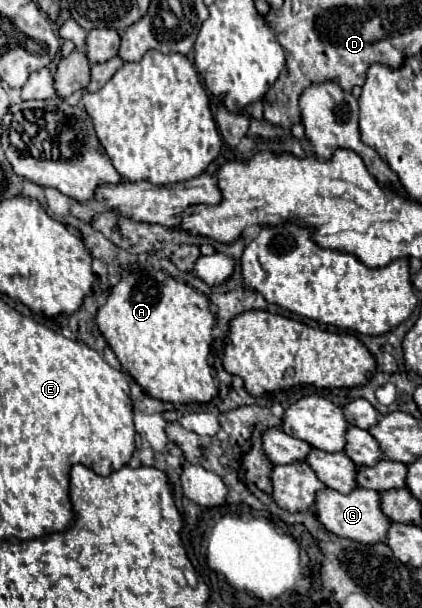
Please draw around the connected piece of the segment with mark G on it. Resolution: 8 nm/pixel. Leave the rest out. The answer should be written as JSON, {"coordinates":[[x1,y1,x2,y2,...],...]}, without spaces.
{"coordinates":[[325,488,317,496,315,514,317,514,317,518,323,522,323,526,329,532,333,532,333,534,337,534,341,538,349,538,349,540,361,542,361,544,385,542,387,530,391,526,391,520,381,510,381,496,379,496,379,492,367,490,367,488,355,488,351,494,341,494,337,490]]}

